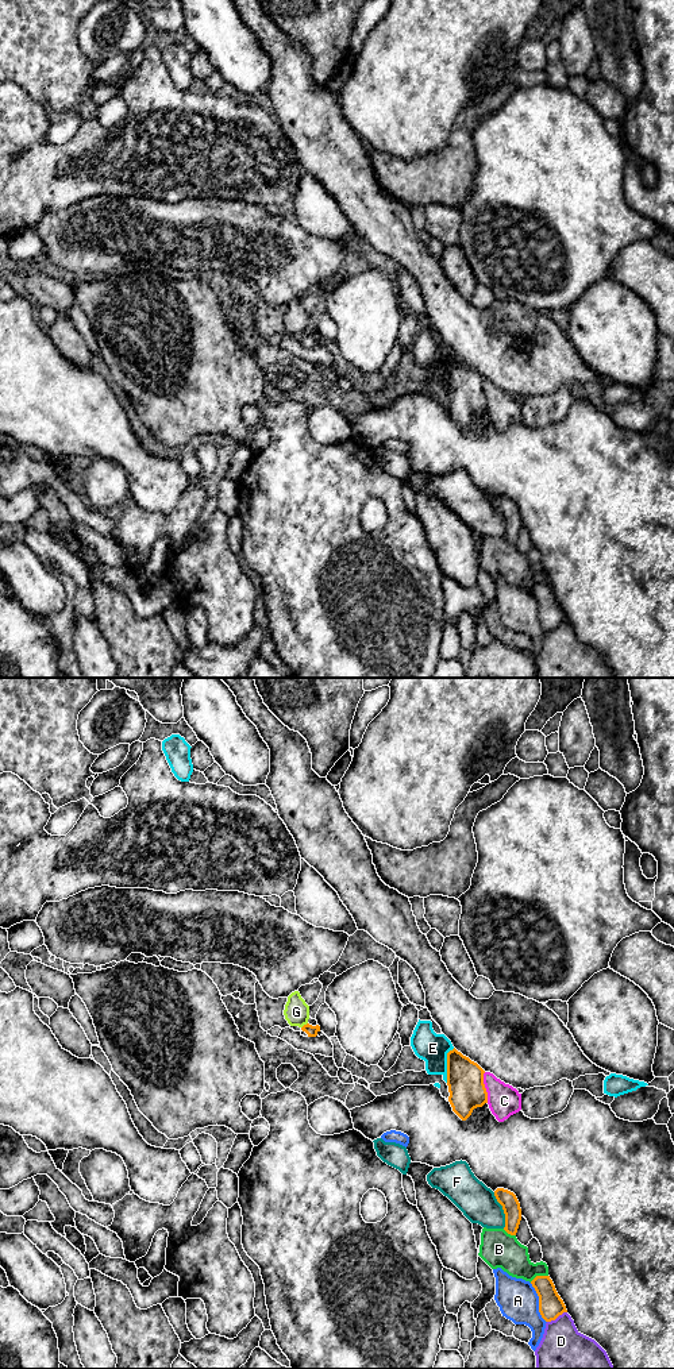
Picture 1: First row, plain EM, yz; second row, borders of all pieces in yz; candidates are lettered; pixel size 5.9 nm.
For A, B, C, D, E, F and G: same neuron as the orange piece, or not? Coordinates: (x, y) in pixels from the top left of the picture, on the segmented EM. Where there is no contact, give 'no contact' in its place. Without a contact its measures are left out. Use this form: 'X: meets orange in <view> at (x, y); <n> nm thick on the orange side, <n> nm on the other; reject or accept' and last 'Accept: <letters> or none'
A: meets orange in yz at (539, 1303); 150 nm thick on the orange side, 240 nm on the other; reject
B: meets orange in yz at (538, 1276); 150 nm thick on the orange side, 200 nm on the other; reject
C: meets orange in yz at (484, 1087); 220 nm thick on the orange side, 190 nm on the other; reject
D: meets orange in yz at (557, 1317); 150 nm thick on the orange side, 340 nm on the other; reject
E: meets orange in yz at (447, 1064); 220 nm thick on the orange side, 180 nm on the other; reject
F: meets orange in yz at (503, 1209); 110 nm thick on the orange side, 220 nm on the other; reject
G: meets orange in yz at (304, 1025); 70 nm thick on the orange side, 150 nm on the other; reject
Accept: none

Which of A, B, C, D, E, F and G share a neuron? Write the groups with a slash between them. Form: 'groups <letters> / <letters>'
groups A / B / C / D / E / F / G

